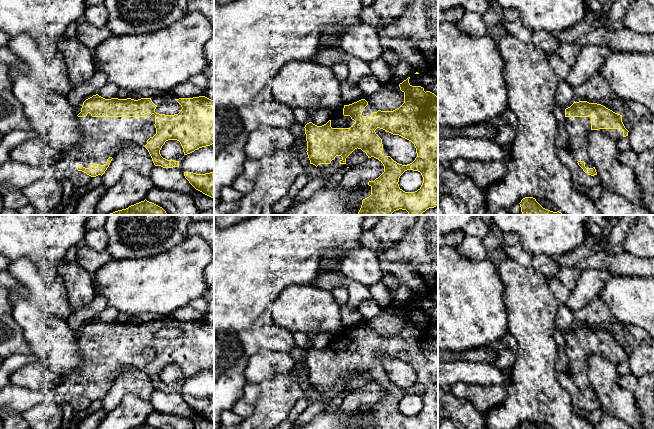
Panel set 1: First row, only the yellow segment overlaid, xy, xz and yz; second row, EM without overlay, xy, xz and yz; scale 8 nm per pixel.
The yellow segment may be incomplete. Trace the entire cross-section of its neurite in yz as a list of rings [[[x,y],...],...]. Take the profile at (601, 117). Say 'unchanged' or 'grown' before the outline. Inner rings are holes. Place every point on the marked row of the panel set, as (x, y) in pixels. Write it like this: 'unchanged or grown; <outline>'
grown; [[[587,101],[575,102],[565,109],[565,127],[568,132],[567,151],[588,175],[597,175],[588,154],[588,136],[591,130],[598,130],[618,141],[628,136],[622,122],[622,115],[605,106]]]

